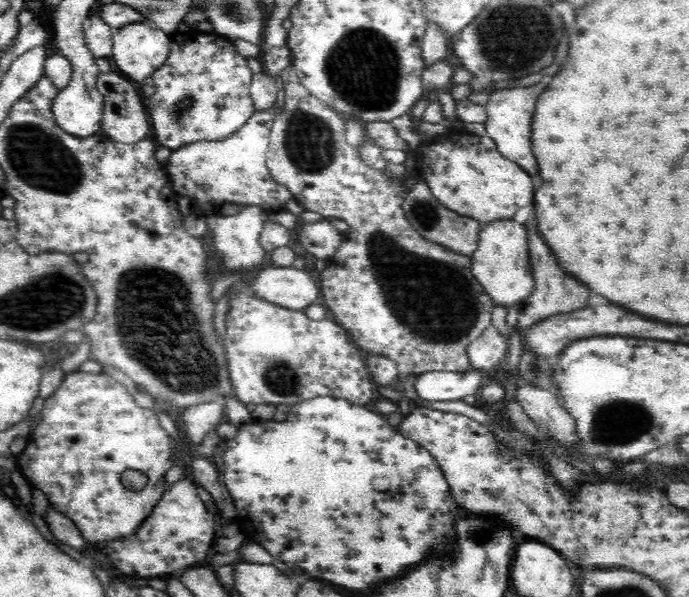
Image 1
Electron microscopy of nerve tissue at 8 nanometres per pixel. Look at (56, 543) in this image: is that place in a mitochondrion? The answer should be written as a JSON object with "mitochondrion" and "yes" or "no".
{"mitochondrion":"no"}

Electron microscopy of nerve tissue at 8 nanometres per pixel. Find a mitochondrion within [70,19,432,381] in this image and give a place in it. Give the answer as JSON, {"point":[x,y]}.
{"point":[363,67]}

